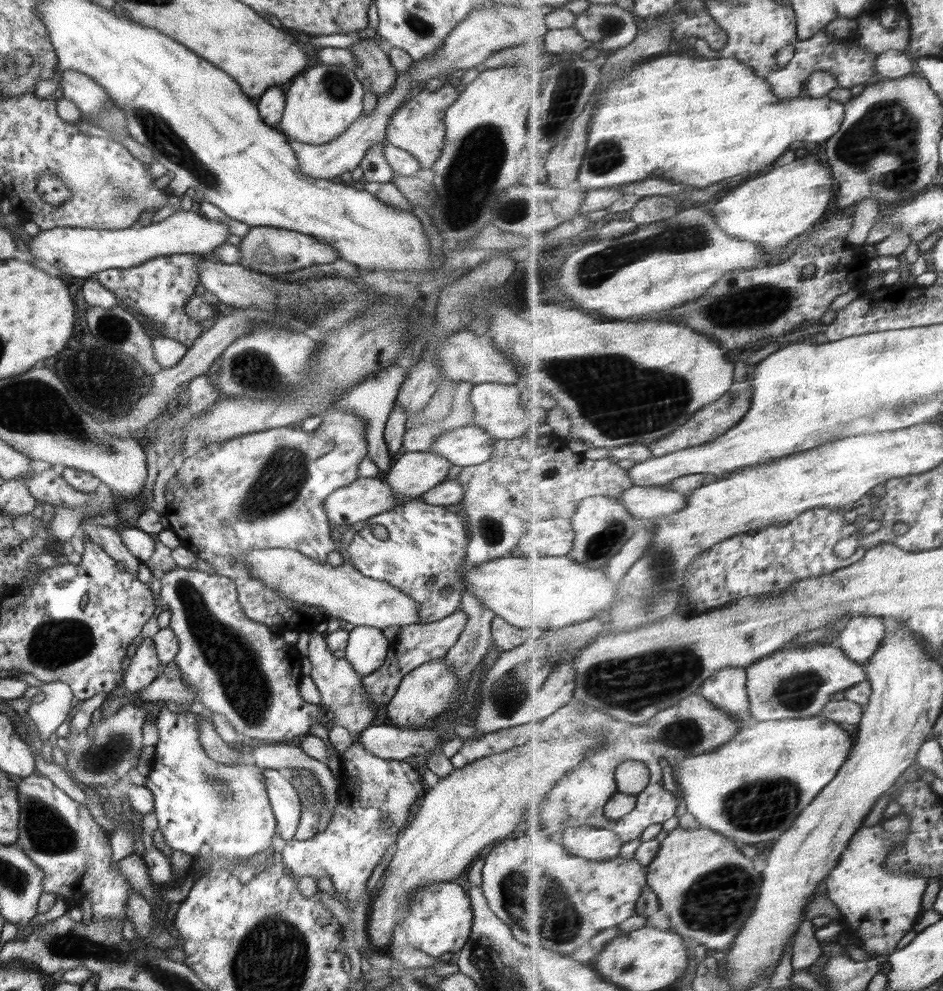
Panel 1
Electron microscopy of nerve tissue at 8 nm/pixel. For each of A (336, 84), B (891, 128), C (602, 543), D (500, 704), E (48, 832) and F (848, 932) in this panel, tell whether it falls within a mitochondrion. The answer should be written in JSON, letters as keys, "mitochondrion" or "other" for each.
{"A":"mitochondrion","B":"mitochondrion","C":"mitochondrion","D":"mitochondrion","E":"mitochondrion","F":"other"}

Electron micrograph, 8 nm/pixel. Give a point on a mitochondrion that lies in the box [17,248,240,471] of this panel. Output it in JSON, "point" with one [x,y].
{"point":[119,326]}

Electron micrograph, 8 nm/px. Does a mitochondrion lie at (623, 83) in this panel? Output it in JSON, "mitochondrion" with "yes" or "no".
{"mitochondrion":"no"}

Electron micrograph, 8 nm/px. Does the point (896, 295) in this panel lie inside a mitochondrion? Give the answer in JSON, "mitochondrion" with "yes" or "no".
{"mitochondrion":"no"}

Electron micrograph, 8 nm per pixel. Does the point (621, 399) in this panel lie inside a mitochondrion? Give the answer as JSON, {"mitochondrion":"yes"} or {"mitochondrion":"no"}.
{"mitochondrion":"yes"}

